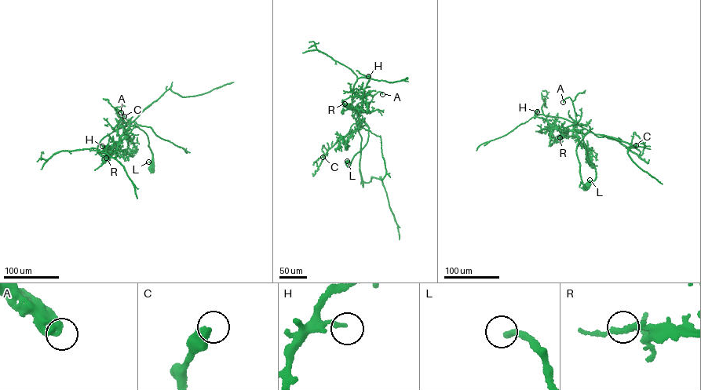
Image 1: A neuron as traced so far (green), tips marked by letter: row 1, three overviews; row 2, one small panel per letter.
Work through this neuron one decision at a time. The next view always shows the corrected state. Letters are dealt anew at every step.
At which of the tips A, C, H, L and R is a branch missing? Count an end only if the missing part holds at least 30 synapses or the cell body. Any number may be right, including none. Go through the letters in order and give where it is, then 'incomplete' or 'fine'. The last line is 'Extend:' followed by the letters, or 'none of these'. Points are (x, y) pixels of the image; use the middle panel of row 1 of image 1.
A: (382, 94) | fine
C: (323, 157) | fine
H: (368, 76) | fine
L: (347, 161) | fine
R: (345, 103) | fine
Extend: none of these

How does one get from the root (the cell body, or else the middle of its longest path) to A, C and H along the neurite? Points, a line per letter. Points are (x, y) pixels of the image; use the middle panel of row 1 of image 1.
A: (348, 162), (369, 136), (367, 125), (355, 111), (366, 113), (373, 96), (382, 94)
C: (348, 162), (350, 164), (367, 141), (368, 127), (359, 118), (351, 125), (347, 135), (323, 157)
H: (348, 162), (350, 164), (367, 141), (368, 127), (359, 114), (368, 76)

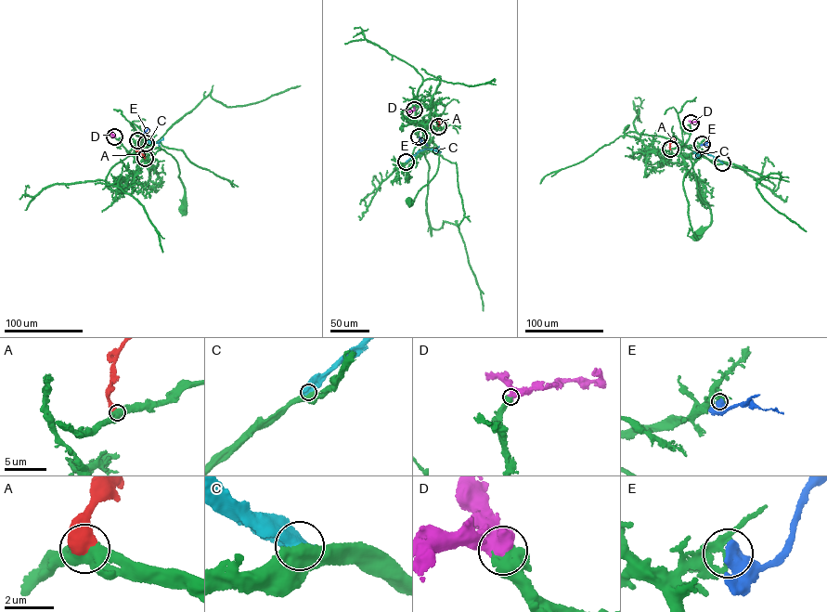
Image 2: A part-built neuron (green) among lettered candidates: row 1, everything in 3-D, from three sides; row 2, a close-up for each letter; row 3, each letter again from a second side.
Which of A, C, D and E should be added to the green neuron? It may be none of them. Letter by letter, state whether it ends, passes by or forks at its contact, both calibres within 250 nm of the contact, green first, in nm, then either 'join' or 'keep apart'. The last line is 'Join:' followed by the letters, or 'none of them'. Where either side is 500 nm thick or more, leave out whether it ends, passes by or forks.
A: 460/750 nm | join
C: 500/800 nm | keep apart
D: 440/800 nm | join
E: 190/650 nm | keep apart
Join: A, D

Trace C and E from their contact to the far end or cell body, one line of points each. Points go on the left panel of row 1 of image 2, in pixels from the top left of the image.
C: (146, 143), (158, 143), (163, 137)
E: (137, 140), (148, 128)

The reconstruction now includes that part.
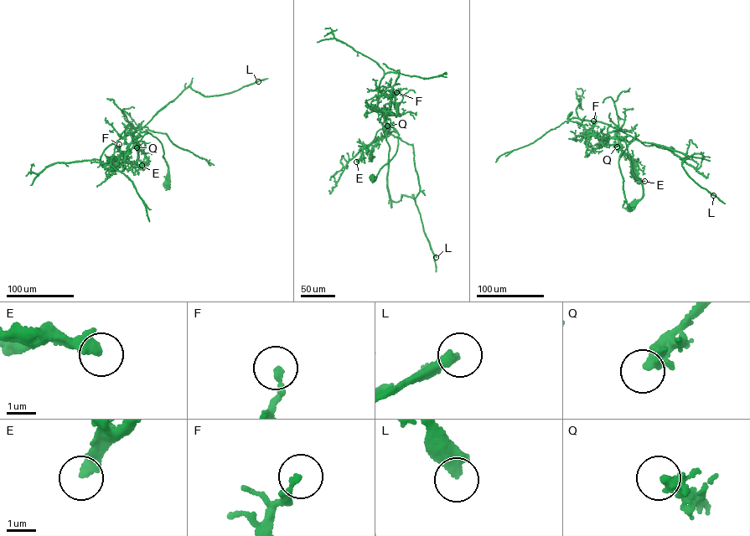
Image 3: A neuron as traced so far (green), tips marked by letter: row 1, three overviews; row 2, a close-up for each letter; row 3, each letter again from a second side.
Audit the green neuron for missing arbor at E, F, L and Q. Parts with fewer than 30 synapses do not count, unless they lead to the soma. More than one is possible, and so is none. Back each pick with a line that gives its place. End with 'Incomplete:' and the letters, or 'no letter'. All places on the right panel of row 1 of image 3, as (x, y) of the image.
L: Place: (713, 195)
Incomplete: L

